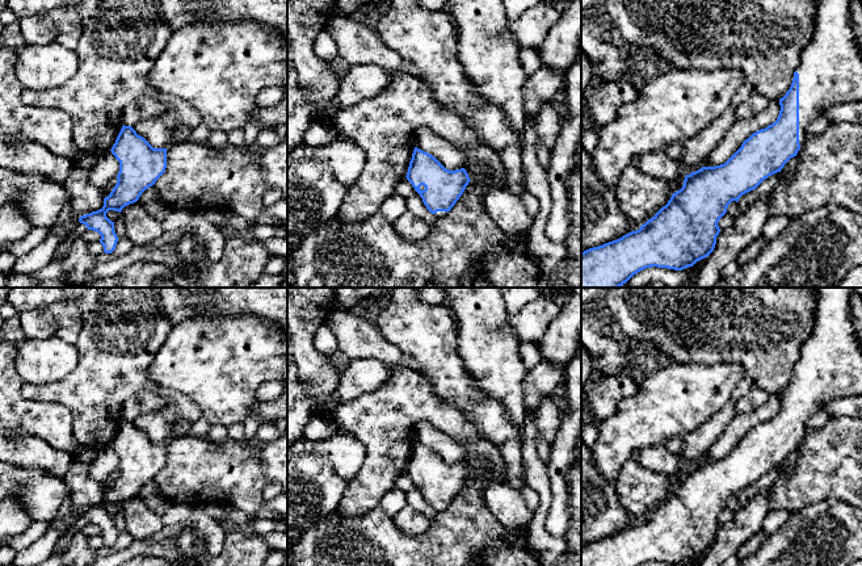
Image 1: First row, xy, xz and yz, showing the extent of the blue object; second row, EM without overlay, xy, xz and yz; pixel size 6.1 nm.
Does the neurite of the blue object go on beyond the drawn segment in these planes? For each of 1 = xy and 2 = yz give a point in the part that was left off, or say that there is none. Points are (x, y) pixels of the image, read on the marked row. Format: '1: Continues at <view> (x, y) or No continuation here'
1: No continuation here
2: Continues at yz (829, 70)

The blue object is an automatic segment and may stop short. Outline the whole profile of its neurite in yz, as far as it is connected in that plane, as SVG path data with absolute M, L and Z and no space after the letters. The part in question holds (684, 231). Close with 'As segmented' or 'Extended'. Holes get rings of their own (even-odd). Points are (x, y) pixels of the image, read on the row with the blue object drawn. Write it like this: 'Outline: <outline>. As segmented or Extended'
Outline: M816 0L815 34L800 54L790 89L779 98L777 121L753 133L724 164L686 175L682 188L639 230L581 252L581 288L621 288L646 268L682 271L707 257L715 248L718 222L728 205L796 156L810 122L833 105L862 101L862 58L850 29L850 1Z. Extended

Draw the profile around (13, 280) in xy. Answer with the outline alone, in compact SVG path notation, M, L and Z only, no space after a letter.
M9 273L7 274L7 288L35 288L41 281L29 273L18 274Z

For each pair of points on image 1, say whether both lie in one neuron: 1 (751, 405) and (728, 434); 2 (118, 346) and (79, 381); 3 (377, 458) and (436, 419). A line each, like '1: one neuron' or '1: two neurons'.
1: two neurons
2: one neuron
3: one neuron

